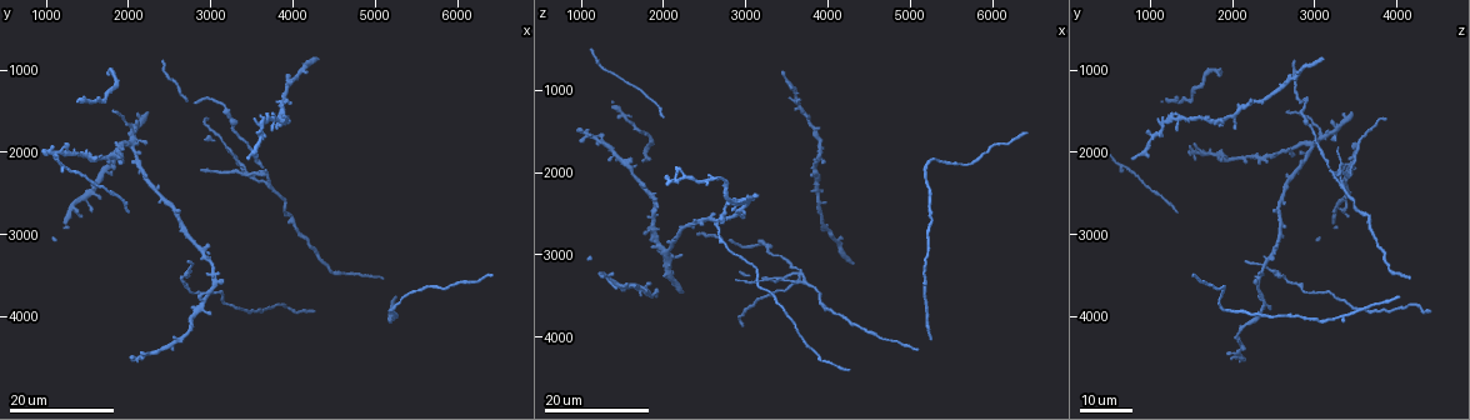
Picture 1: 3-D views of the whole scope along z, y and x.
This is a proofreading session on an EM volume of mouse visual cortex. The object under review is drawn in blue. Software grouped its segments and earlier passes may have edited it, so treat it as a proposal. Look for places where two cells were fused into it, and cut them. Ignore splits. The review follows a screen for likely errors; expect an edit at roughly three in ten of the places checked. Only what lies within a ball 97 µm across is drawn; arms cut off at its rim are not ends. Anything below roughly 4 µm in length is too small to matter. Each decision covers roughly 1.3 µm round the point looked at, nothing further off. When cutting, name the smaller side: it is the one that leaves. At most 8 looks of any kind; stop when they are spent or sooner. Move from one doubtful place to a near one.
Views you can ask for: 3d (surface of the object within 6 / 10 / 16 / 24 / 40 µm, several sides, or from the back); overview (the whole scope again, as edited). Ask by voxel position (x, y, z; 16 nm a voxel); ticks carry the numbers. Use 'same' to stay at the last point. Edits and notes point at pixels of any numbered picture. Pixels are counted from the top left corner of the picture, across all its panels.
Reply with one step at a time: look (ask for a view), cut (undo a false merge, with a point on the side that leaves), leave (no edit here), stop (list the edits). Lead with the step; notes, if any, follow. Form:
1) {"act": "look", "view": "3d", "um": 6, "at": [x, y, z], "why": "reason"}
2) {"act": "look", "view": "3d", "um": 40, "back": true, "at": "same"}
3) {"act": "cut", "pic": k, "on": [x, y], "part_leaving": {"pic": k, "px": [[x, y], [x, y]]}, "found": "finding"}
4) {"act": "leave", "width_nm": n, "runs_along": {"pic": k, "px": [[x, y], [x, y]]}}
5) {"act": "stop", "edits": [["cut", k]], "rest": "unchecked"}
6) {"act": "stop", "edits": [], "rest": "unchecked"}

{"act": "look", "view": "3d", "um": 24, "at": [2650, 3600, 2800], "why": "thick turns thin"}

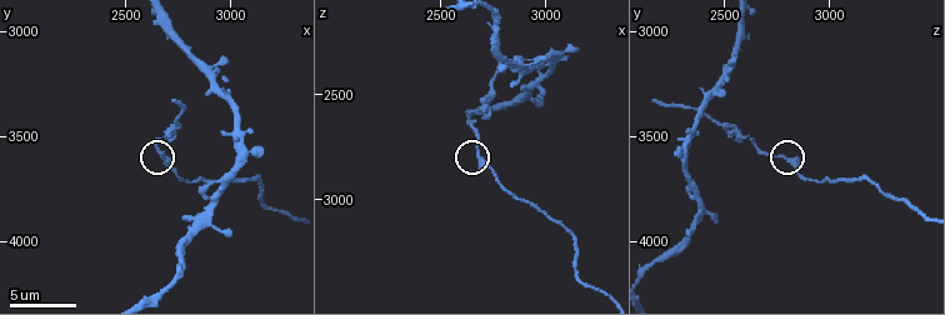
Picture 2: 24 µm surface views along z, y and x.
{"act": "look", "view": "3d", "um": 6, "at": [2700, 3620, 2810]}

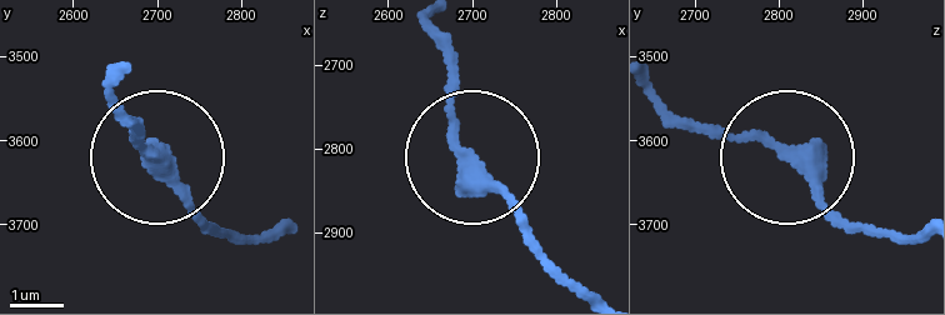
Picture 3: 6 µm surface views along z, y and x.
{"act": "leave", "runs_along": {"pic": 3, "px": [[588, 293], [463, 145], [454, 43]]}, "found": "all the same cell"}

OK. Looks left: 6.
{"act": "look", "view": "3d", "um": 10, "at": [2930, 3240, 2480], "why": "four-way junction"}

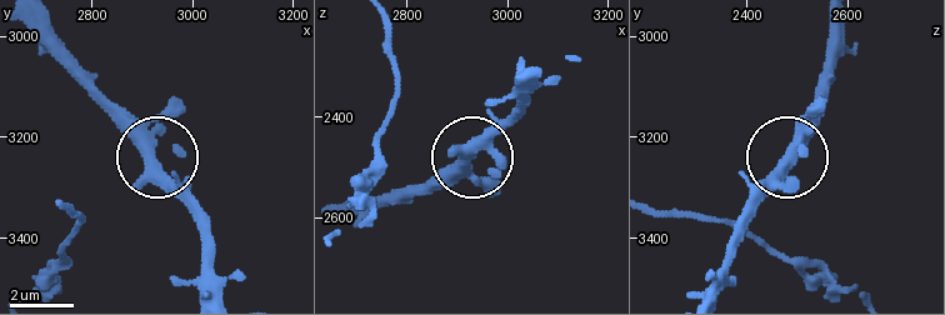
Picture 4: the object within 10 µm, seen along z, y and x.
{"act": "leave", "arms": 4, "found": "all the same cell"}

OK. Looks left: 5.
{"act": "look", "view": "3d", "um": 24, "at": [2000, 1800, 3100]}

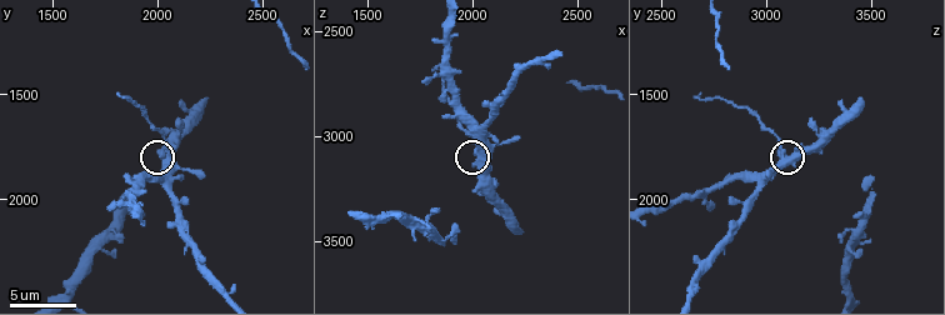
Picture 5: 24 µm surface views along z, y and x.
{"act": "look", "view": "3d", "um": 10, "at": [2020, 1800, 3090], "why": "closer look"}

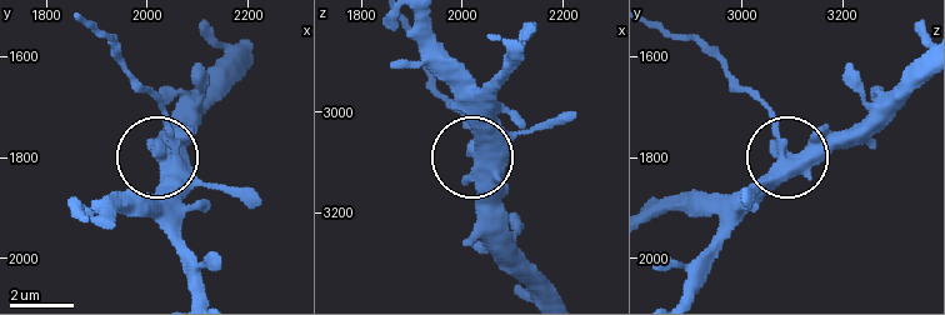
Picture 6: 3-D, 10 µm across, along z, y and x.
{"act": "cut", "pic": 6, "on": [151, 91], "width_nm": 540, "part_leaving": {"pic": 6, "px": [[166, 128], [150, 89], [85, 20]]}, "found": "a second cell is stuck on"}

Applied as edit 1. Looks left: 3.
{"act": "look", "view": "overview", "why": "redraw"}

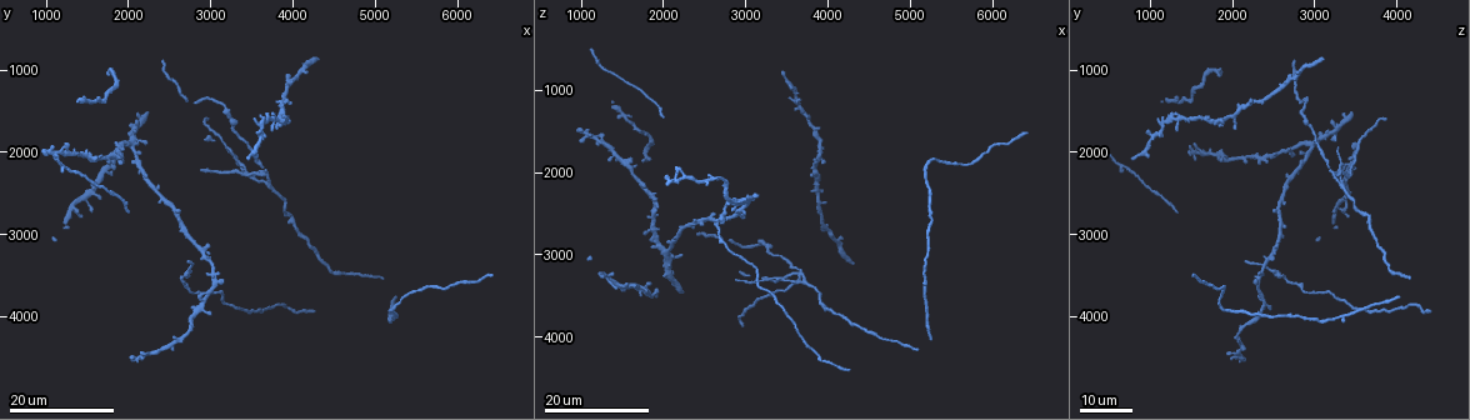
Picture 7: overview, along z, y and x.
{"act": "look", "view": "3d", "um": 24, "at": [3900, 1300, 2450]}

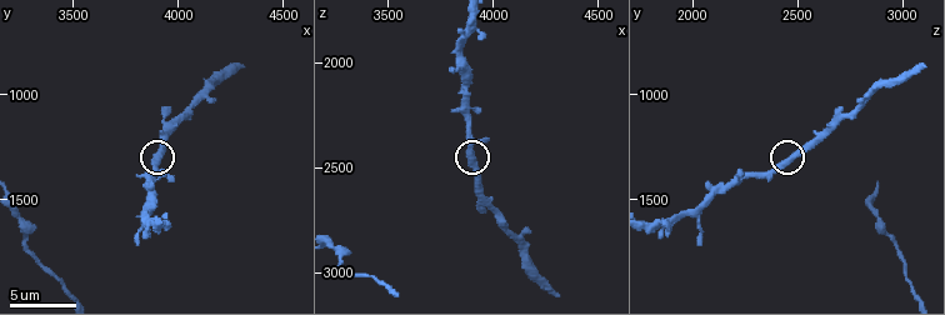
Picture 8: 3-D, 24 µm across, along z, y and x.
{"act": "look", "view": "3d", "um": 10, "at": [3900, 1320, 2460], "why": "closer look"}

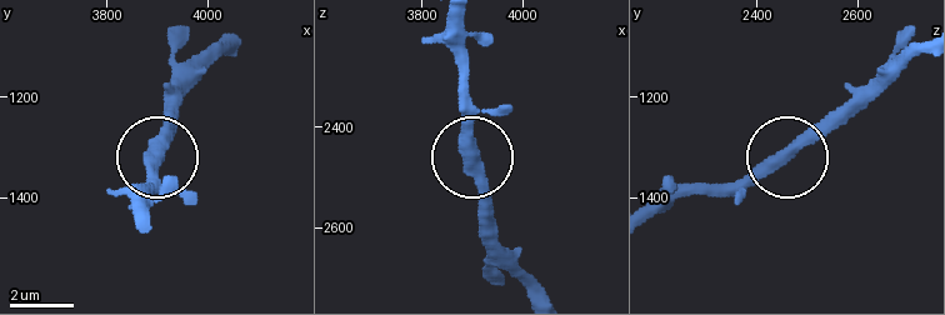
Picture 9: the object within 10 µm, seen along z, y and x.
{"act": "leave", "found": "all the same cell"}

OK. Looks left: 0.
{"act": "stop", "edits": [["cut", 6]], "rest": "unchecked"}

